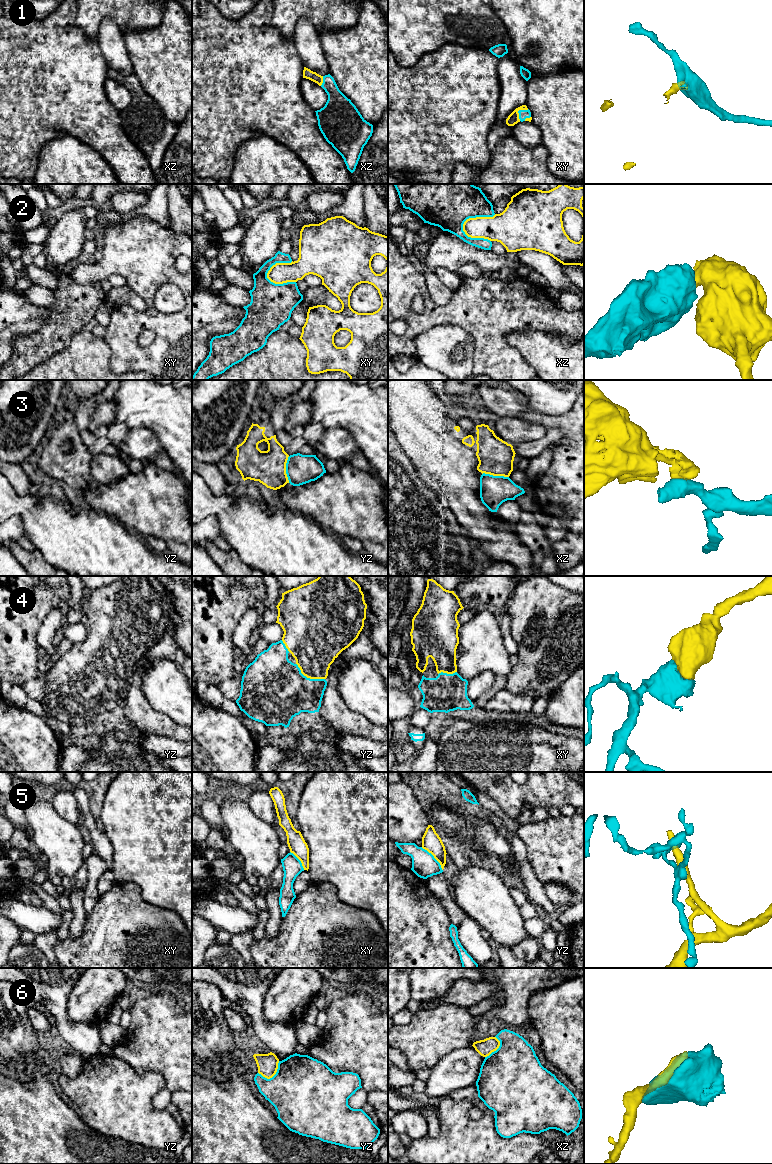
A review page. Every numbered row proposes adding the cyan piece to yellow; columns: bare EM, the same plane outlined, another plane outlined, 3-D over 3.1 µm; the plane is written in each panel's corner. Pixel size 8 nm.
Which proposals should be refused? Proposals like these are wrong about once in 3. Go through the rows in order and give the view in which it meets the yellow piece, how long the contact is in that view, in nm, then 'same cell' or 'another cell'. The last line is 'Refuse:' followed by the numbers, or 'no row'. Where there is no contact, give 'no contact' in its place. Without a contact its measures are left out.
1: contact in xy; length 120 nm; same cell
2: contact in xz; length 300 nm; another cell
3: contact in yz; length 220 nm; another cell
4: contact in yz; length 260 nm; same cell
5: contact in yz; length 260 nm; another cell
6: contact in yz; length 200 nm; another cell
Refuse: 2, 3, 5, 6

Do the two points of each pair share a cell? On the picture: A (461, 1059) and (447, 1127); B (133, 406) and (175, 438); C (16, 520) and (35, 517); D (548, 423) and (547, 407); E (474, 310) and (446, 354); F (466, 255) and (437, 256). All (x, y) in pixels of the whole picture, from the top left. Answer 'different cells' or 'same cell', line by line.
A: different cells
B: same cell
C: different cells
D: different cells
E: different cells
F: same cell

